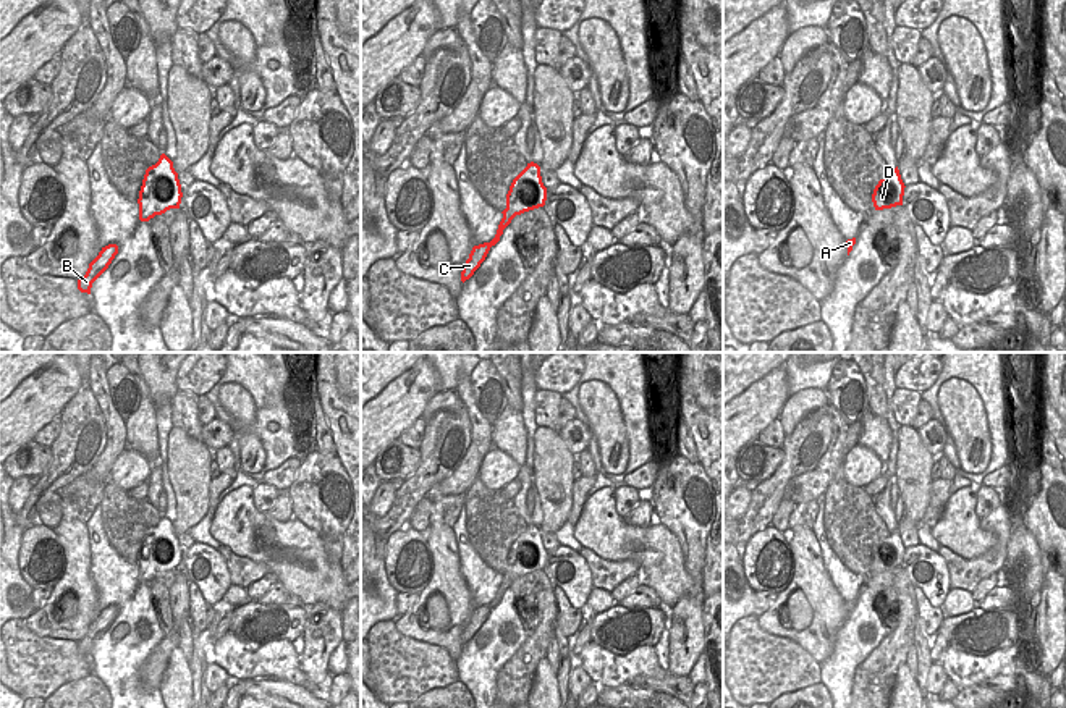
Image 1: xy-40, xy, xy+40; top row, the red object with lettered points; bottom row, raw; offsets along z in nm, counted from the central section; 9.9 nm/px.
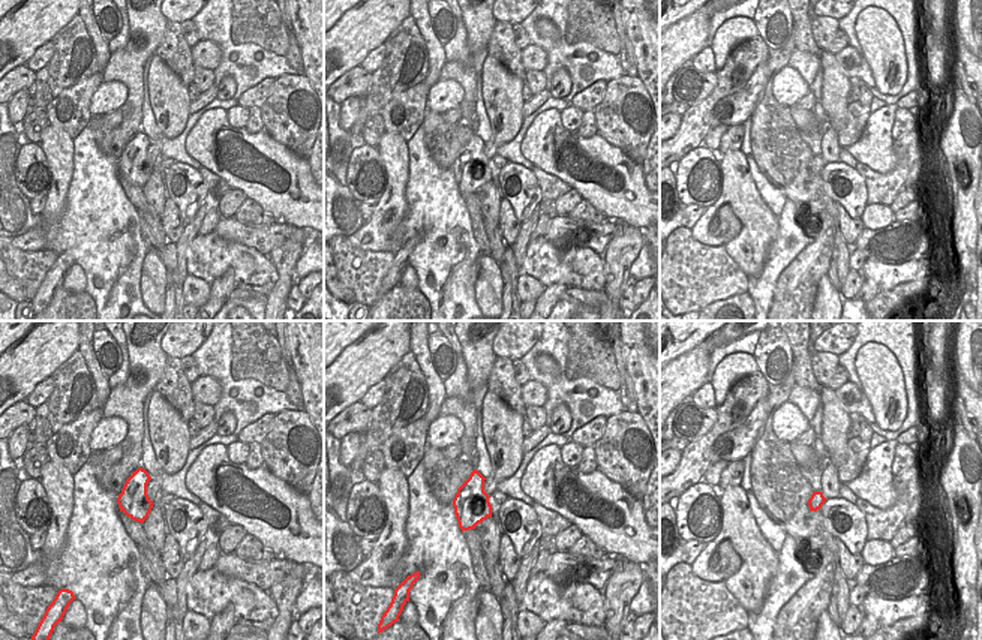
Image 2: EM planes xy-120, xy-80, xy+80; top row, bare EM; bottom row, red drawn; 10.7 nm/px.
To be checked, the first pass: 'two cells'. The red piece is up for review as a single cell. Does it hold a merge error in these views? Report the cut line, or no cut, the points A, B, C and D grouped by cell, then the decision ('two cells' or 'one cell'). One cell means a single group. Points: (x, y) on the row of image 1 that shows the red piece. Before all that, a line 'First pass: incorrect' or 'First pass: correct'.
First pass: incorrect
no cut; A B C D; one cell

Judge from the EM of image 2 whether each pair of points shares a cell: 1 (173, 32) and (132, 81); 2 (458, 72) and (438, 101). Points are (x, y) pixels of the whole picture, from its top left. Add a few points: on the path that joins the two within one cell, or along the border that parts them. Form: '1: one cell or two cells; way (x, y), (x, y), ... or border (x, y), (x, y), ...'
1: two cells; border (168, 21), (164, 39), (153, 54)
2: two cells; border (440, 78), (453, 78), (462, 87), (459, 105)

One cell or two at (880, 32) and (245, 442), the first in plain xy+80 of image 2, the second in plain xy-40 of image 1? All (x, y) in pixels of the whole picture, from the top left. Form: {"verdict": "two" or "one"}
{"verdict": "one"}

